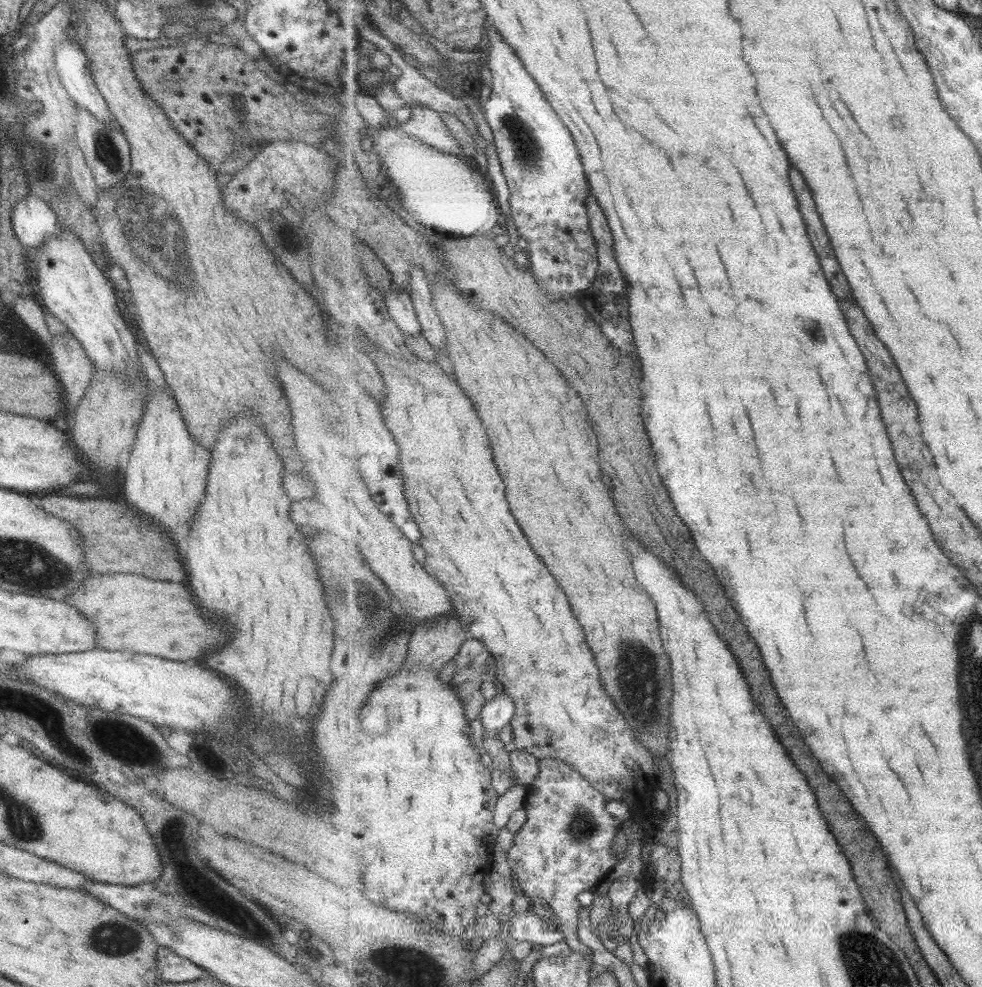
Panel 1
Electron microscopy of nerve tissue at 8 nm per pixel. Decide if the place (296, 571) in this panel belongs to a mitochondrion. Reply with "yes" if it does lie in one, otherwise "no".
no

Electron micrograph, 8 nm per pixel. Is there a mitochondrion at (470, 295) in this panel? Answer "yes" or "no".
no

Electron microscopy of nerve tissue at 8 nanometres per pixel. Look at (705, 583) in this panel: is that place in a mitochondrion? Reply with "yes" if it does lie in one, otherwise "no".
yes

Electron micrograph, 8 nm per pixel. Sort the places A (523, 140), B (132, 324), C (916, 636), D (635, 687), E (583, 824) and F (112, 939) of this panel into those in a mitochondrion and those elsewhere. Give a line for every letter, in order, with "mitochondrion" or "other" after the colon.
A: mitochondrion
B: other
C: other
D: mitochondrion
E: mitochondrion
F: mitochondrion

